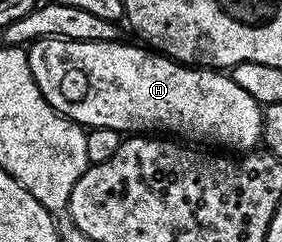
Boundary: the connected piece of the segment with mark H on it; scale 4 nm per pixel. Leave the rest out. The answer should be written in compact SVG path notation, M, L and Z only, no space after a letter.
M36 39L26 52L29 69L45 101L84 128L166 133L187 141L204 139L228 147L223 149L231 153L251 153L260 146L263 107L232 81L230 74L188 67L146 46L138 46L123 41L72 43L65 39Z

